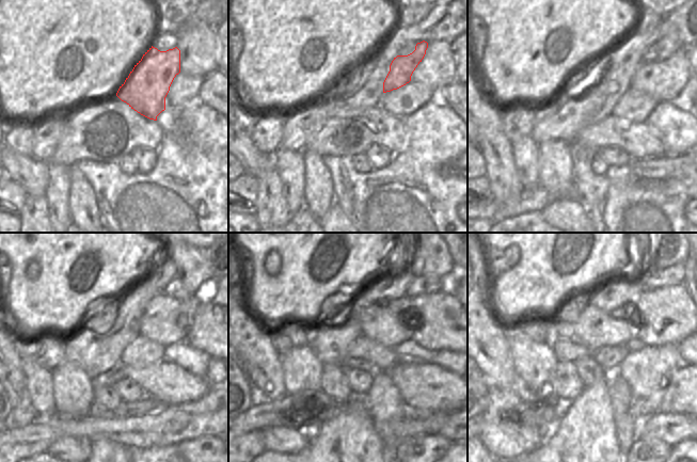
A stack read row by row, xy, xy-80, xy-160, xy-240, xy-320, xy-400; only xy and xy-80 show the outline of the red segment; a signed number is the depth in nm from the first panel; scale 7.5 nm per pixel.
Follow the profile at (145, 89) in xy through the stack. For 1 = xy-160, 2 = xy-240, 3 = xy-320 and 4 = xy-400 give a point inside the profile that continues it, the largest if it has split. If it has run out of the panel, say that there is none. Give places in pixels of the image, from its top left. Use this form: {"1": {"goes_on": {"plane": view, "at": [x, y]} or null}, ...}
{"1": {"goes_on": {"plane": "xy-160", "at": [666, 46]}}, "2": {"goes_on": {"plane": "xy-240", "at": [192, 268]}}, "3": {"goes_on": {"plane": "xy-320", "at": [429, 256]}}, "4": {"goes_on": {"plane": "xy-400", "at": [665, 254]}}}

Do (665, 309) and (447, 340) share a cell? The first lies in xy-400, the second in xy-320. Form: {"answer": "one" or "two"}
{"answer": "one"}

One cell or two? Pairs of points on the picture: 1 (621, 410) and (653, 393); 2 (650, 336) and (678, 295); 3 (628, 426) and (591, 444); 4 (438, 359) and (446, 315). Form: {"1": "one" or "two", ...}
{"1": "two", "2": "one", "3": "two", "4": "two"}

